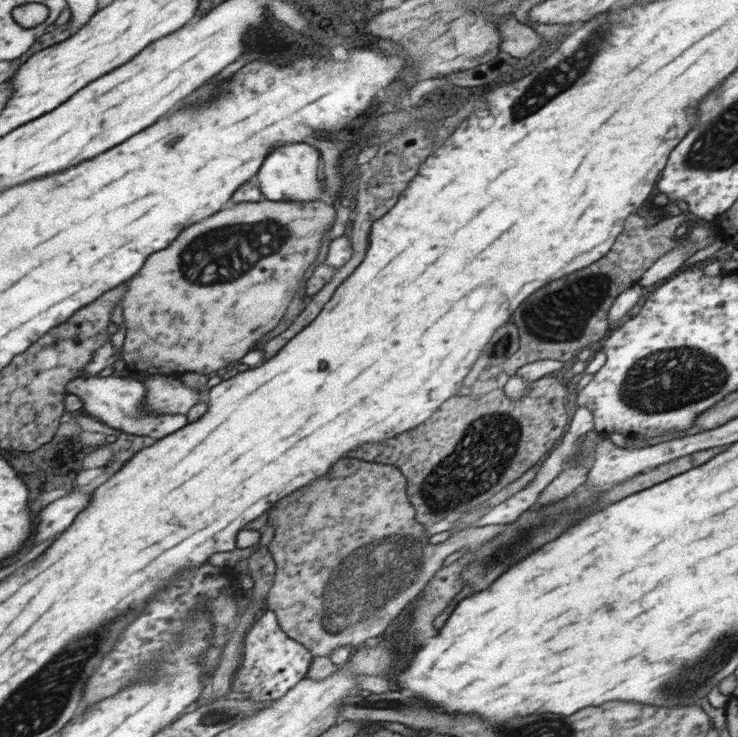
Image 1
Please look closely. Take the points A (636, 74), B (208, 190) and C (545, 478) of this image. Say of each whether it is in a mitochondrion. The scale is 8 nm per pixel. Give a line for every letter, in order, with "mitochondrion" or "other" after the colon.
A: other
B: other
C: other

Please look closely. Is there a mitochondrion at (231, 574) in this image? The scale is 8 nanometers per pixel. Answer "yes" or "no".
no

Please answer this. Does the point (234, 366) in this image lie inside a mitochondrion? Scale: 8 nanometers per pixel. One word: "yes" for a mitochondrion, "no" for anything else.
no

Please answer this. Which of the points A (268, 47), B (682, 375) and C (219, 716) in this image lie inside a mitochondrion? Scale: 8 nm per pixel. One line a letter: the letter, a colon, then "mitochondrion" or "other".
A: other
B: mitochondrion
C: mitochondrion

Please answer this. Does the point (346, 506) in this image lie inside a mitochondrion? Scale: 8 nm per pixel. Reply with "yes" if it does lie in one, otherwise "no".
no

